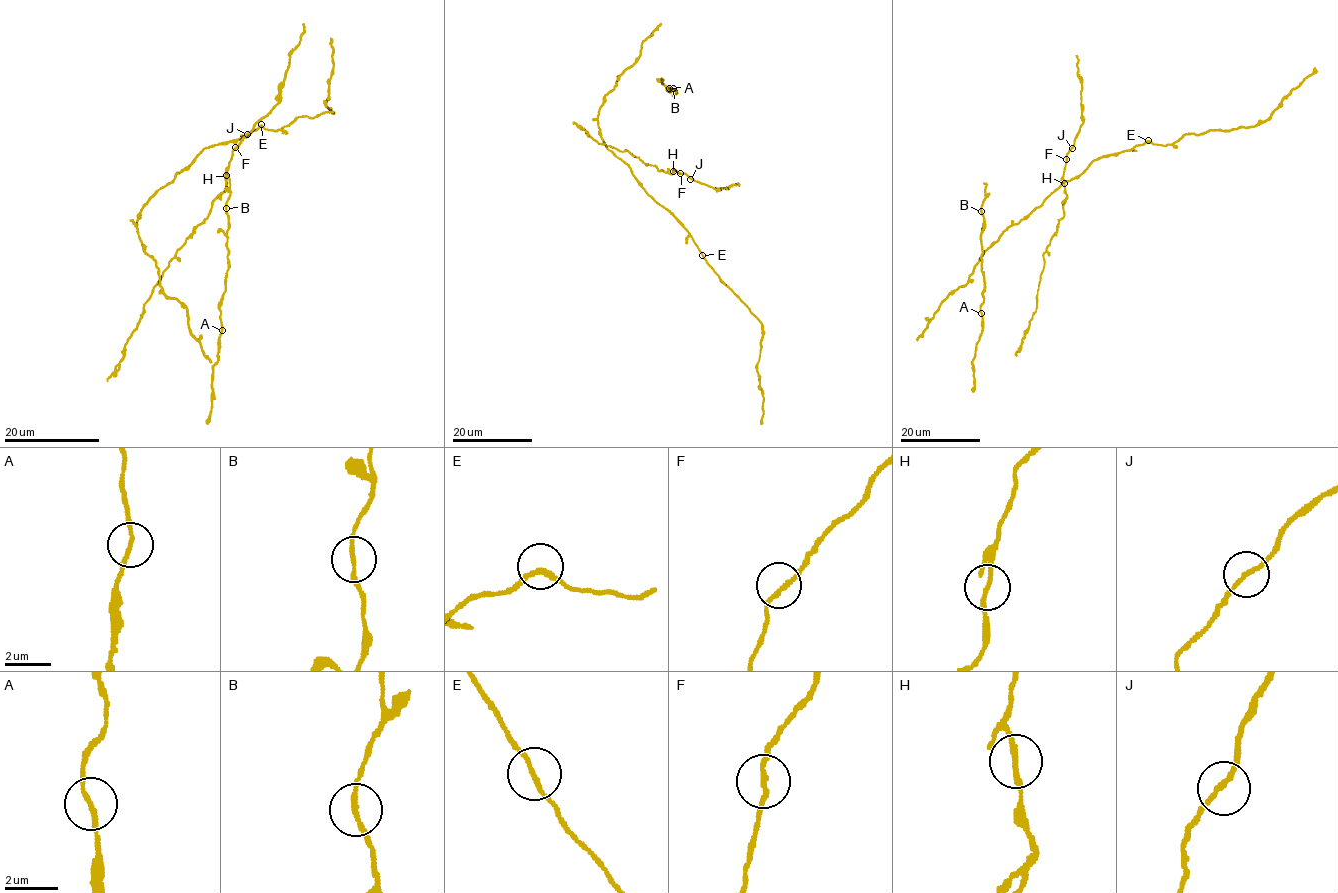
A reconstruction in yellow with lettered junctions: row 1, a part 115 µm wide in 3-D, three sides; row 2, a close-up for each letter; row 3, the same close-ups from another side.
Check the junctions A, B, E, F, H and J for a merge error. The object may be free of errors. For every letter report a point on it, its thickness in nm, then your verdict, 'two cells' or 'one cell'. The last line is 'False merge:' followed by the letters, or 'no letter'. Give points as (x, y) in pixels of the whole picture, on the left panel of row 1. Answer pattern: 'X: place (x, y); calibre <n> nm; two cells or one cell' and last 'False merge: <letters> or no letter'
A: place (222, 330); calibre 180 nm; one cell
B: place (226, 208); calibre 180 nm; one cell
E: place (261, 124); calibre 180 nm; one cell
F: place (235, 147); calibre 170 nm; one cell
H: place (226, 175); calibre 180 nm; one cell
J: place (247, 134); calibre 180 nm; one cell
False merge: no letter

